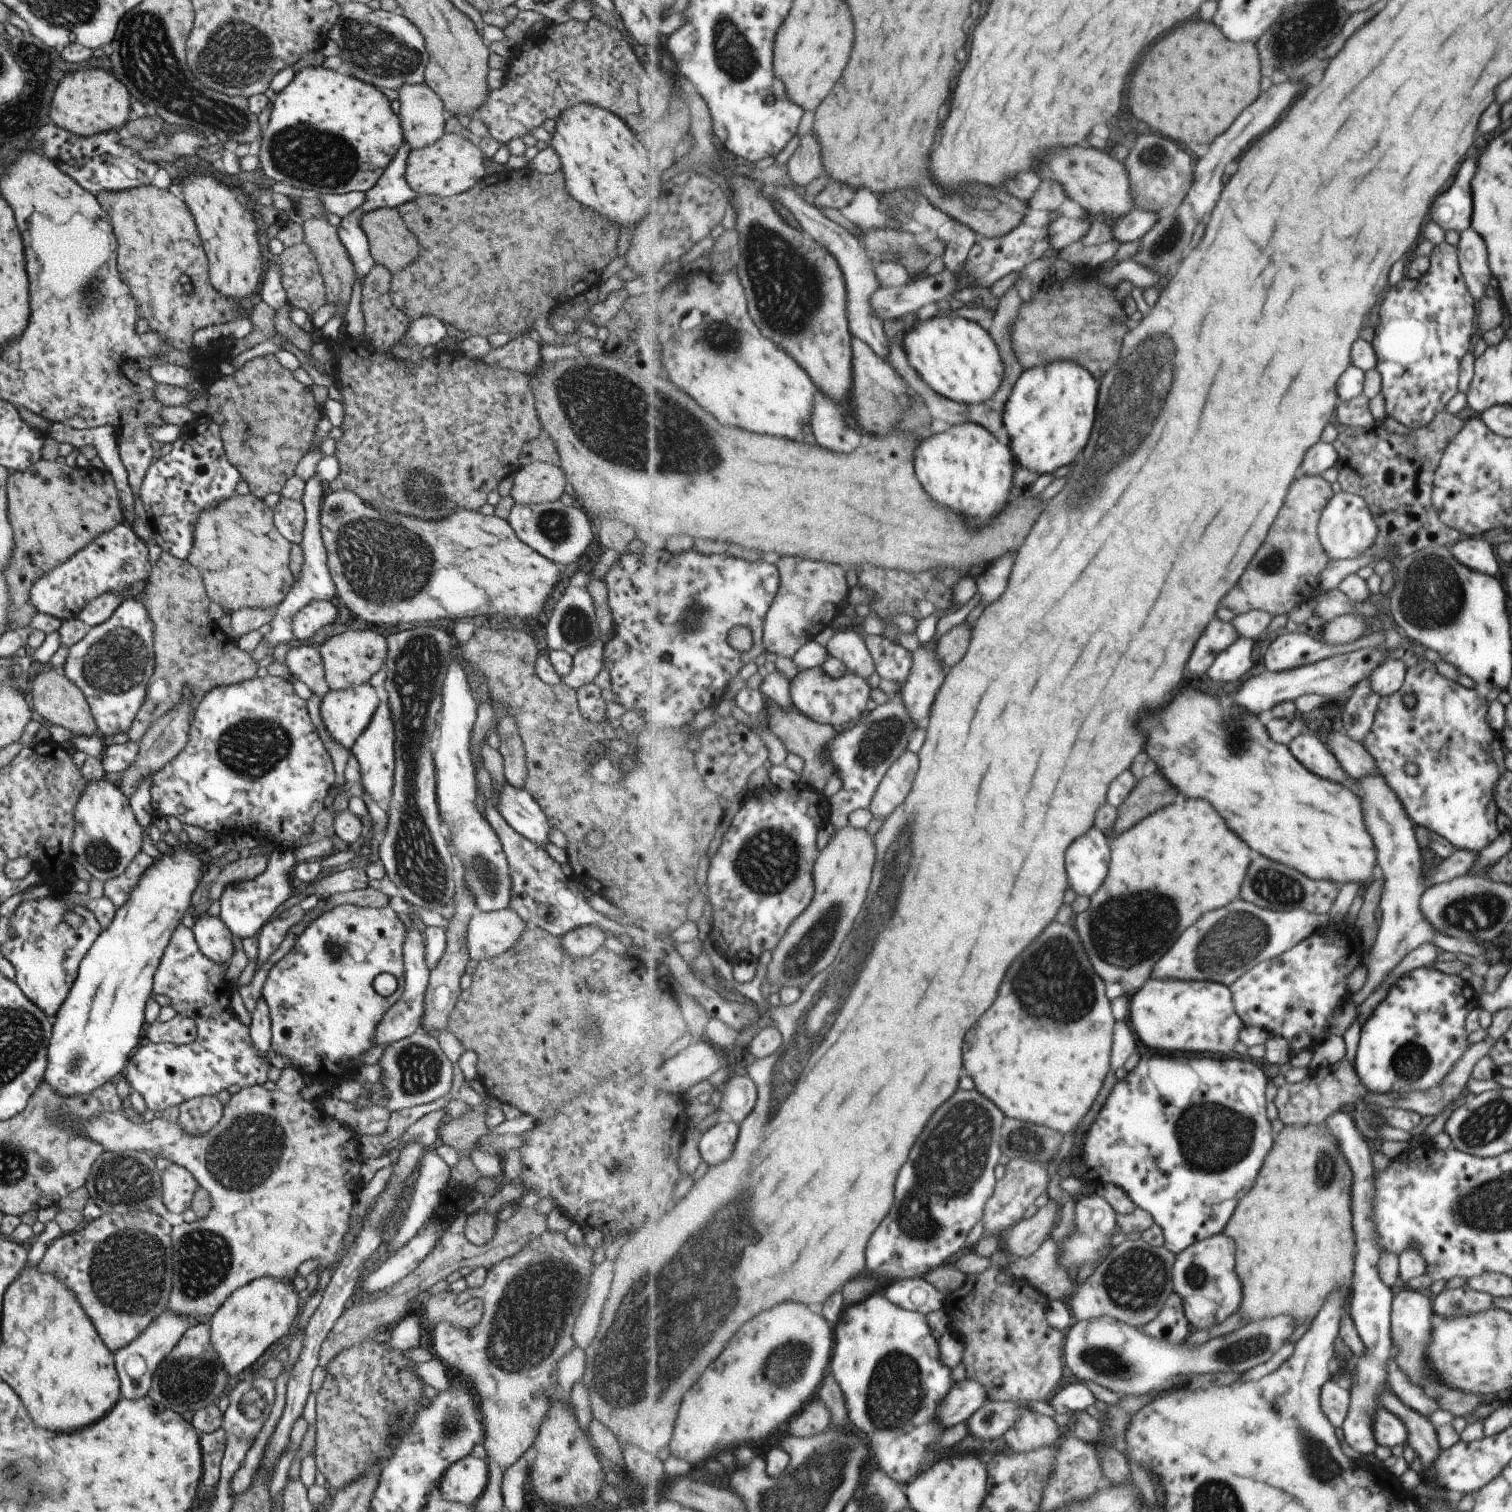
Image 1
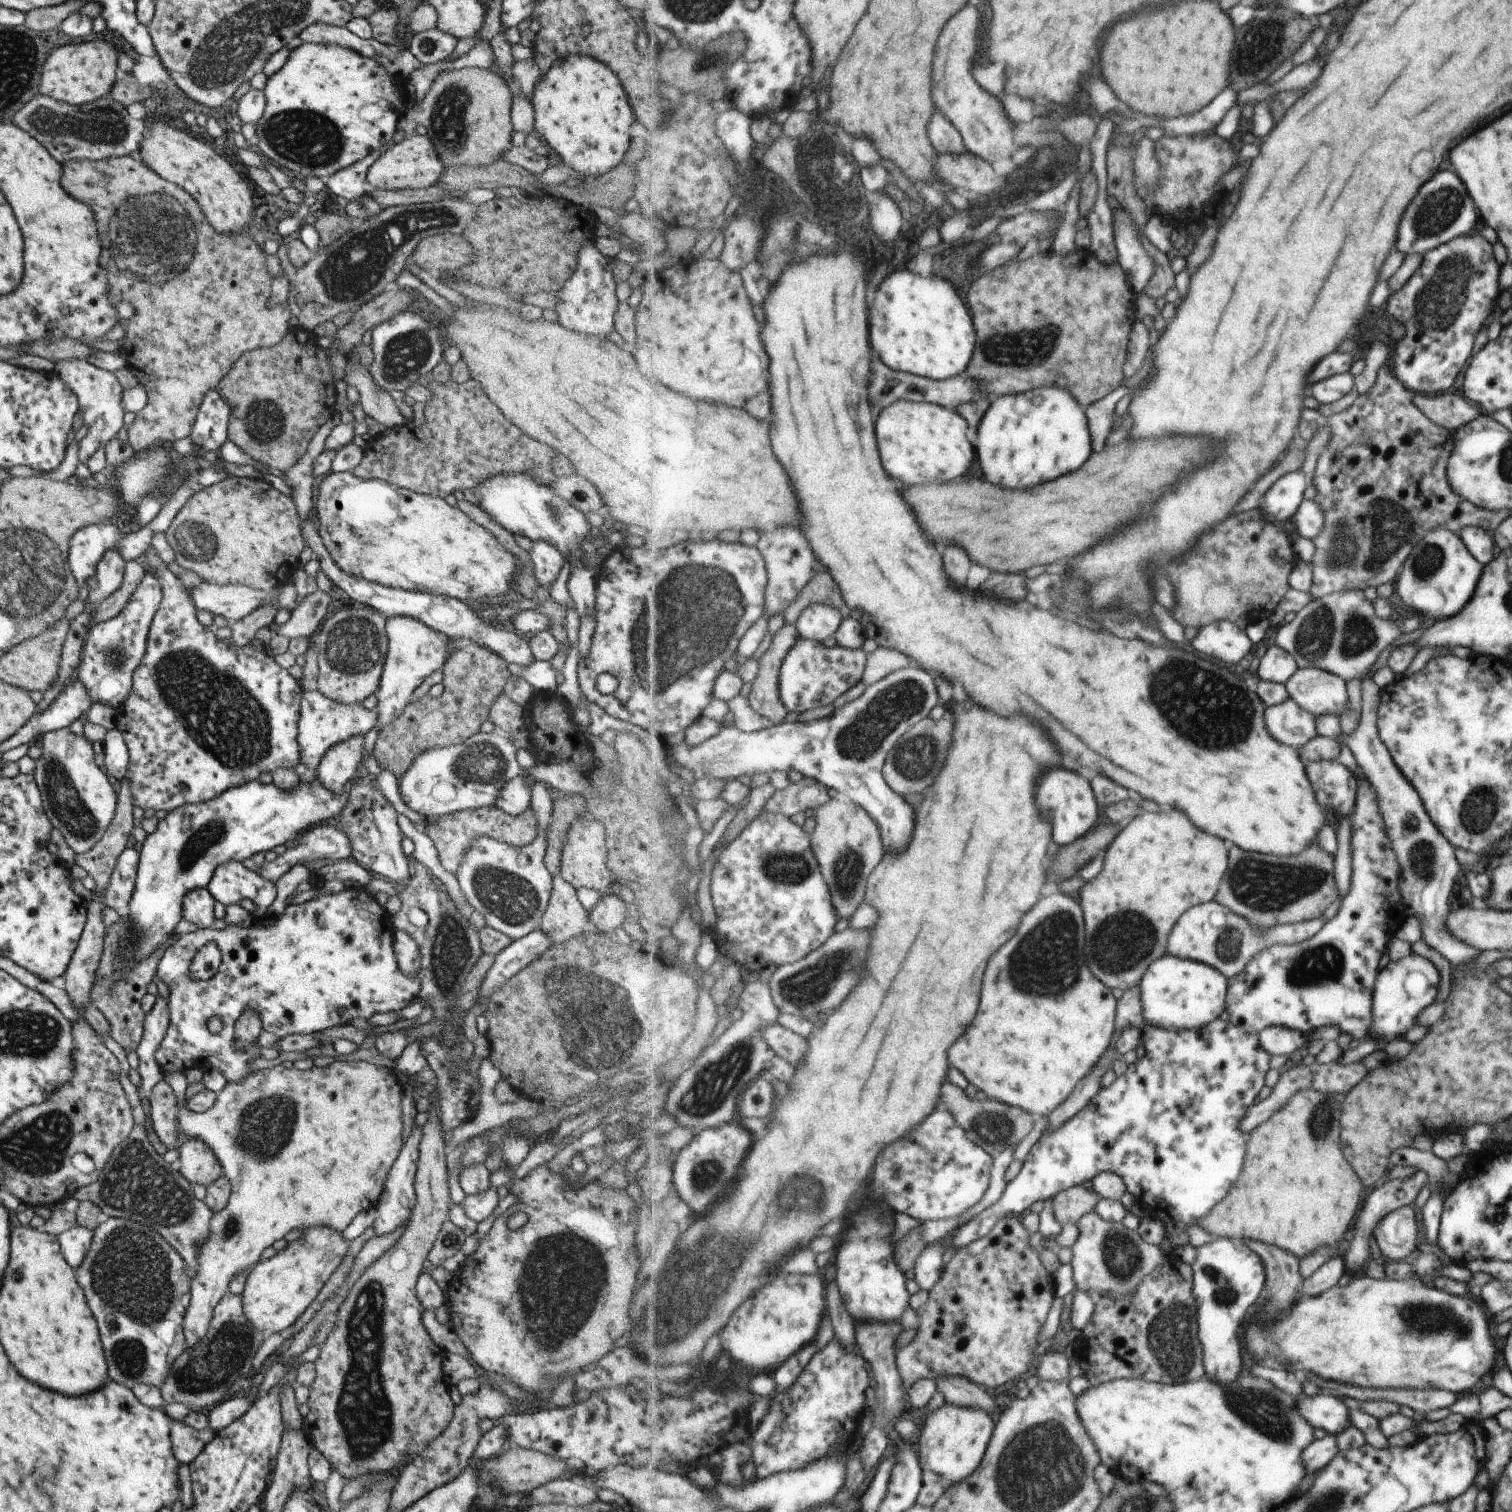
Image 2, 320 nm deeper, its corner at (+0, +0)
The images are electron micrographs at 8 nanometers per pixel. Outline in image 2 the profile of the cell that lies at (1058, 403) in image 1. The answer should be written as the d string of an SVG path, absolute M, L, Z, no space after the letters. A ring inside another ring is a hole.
M1059 387L994 398L977 428L975 448L983 480L1021 489L1033 489L1079 470L1094 452L1086 408Z

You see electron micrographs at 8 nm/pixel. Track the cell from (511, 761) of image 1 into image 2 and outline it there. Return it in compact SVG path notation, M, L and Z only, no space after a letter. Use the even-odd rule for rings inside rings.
M500 694L491 703L488 720L511 737L521 729L523 714L525 714L525 709L514 703L509 697Z

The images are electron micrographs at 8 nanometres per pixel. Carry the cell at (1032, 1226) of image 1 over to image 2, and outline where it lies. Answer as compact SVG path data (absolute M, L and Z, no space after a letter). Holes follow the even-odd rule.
M1077 1185L1076 1187L1071 1187L1070 1189L1064 1190L1063 1192L1059 1193L1052 1201L1053 1212L1055 1216L1055 1220L1062 1225L1070 1224L1074 1225L1077 1224L1078 1220L1087 1213L1093 1212L1095 1210L1095 1206L1099 1204L1099 1199L1101 1198L1100 1194L1095 1190L1089 1190L1089 1188L1084 1188L1082 1185Z

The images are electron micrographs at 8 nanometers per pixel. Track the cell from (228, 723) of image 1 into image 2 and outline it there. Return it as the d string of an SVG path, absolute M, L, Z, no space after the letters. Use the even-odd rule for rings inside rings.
M153 548L146 549L141 562L144 568L153 573L162 590L162 599L157 607L157 610L152 616L149 630L147 631L147 644L139 664L135 667L132 674L132 683L130 694L122 702L119 708L115 709L113 716L114 728L121 732L123 742L127 749L127 766L123 776L130 785L130 801L132 806L139 806L142 810L163 810L169 812L177 809L178 806L186 805L187 803L199 804L210 798L216 797L225 789L239 786L240 784L257 779L261 772L269 772L273 774L274 770L286 769L300 764L298 742L296 741L297 721L300 713L300 700L302 697L303 688L298 680L295 680L287 669L280 668L268 654L267 651L258 651L249 644L244 644L240 647L232 647L227 640L218 640L211 630L201 625L195 619L196 608L190 601L187 595L185 586L179 582L163 564Z

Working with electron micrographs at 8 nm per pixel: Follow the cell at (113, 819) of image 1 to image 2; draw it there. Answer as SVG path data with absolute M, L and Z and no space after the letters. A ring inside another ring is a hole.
M69 727L40 734L36 740L40 746L40 754L35 759L32 777L36 782L40 798L43 798L43 812L51 823L63 836L67 846L75 856L88 851L102 836L108 824L113 820L116 807L116 797L112 790L112 780L103 774L93 761L93 750L90 740L84 735L71 733Z

